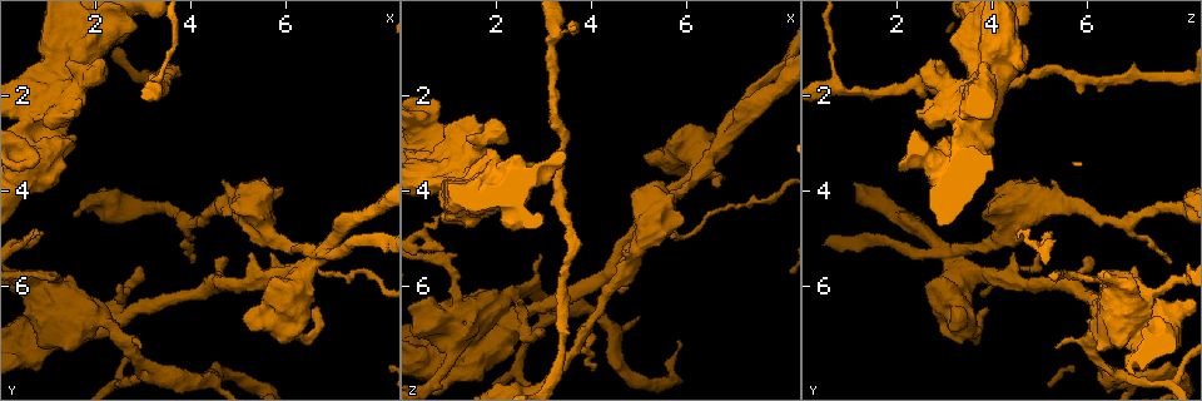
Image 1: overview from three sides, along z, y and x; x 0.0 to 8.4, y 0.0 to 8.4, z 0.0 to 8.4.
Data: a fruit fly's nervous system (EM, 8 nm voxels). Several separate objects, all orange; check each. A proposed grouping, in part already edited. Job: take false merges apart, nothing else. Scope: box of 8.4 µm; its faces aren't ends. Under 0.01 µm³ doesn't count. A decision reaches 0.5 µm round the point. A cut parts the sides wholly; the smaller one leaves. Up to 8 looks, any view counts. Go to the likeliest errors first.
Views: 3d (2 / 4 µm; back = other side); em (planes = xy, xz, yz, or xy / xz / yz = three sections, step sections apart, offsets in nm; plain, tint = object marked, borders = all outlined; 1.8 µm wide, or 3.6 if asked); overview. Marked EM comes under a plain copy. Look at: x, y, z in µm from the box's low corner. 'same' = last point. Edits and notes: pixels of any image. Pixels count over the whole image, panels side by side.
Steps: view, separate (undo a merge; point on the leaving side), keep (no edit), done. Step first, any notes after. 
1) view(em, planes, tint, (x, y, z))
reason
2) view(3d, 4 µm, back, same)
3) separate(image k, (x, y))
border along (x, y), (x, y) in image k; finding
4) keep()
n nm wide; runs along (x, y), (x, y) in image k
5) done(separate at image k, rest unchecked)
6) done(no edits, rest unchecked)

view(em, xy, step 8, tint, (6.75, 5.30, 2.95))
three-way junction

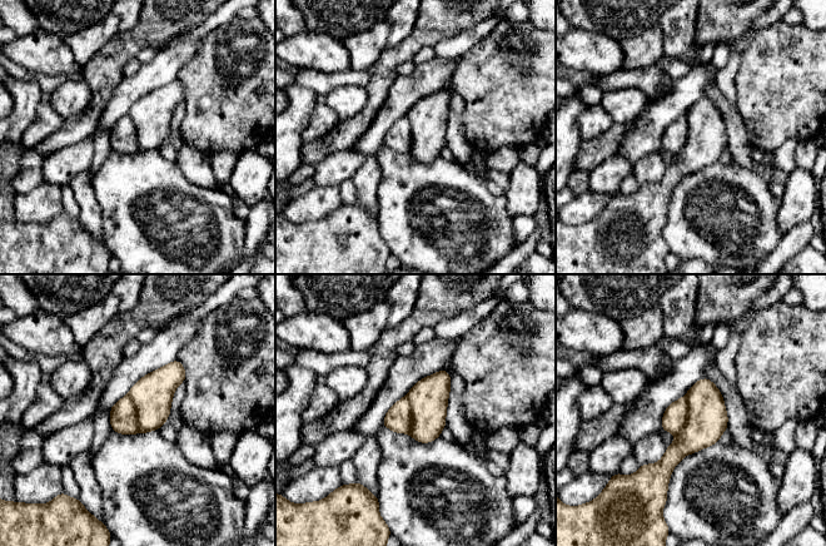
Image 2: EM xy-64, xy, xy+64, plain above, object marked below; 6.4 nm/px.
view(em, planes, tint, same)
cut it another way

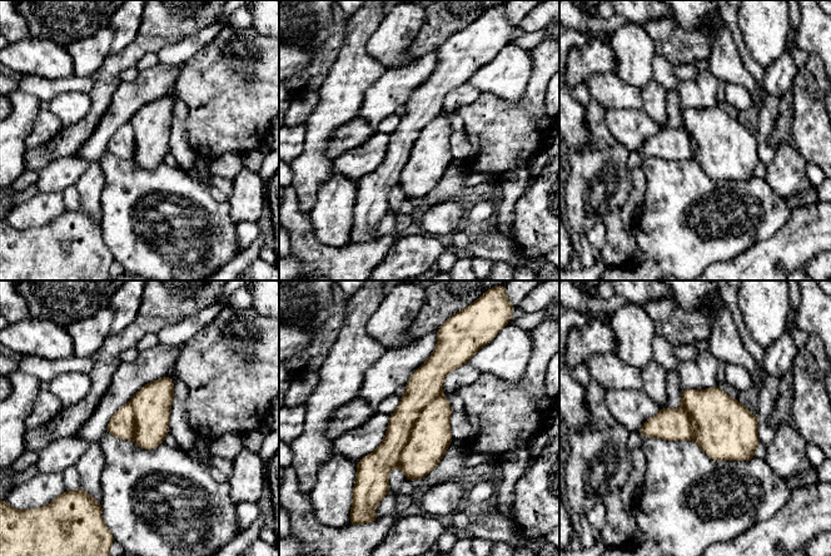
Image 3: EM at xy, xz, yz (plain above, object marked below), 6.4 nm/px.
separate(image 3, (419, 391))
border along (441, 395), (421, 411), (398, 465) in image 3; two cells meet here

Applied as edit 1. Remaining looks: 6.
view(3d, 2 µm, (2.90, 7.55, 6.15))
thick turns thin

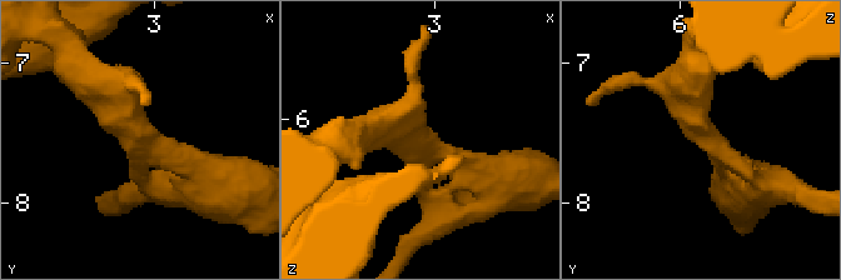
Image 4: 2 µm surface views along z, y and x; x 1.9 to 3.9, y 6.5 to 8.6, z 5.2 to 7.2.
view(em, 3.6 µm, xz, step 4, tint, (2.94, 7.56, 6.22))
3 arms; arms of 190, 240, 360 nm

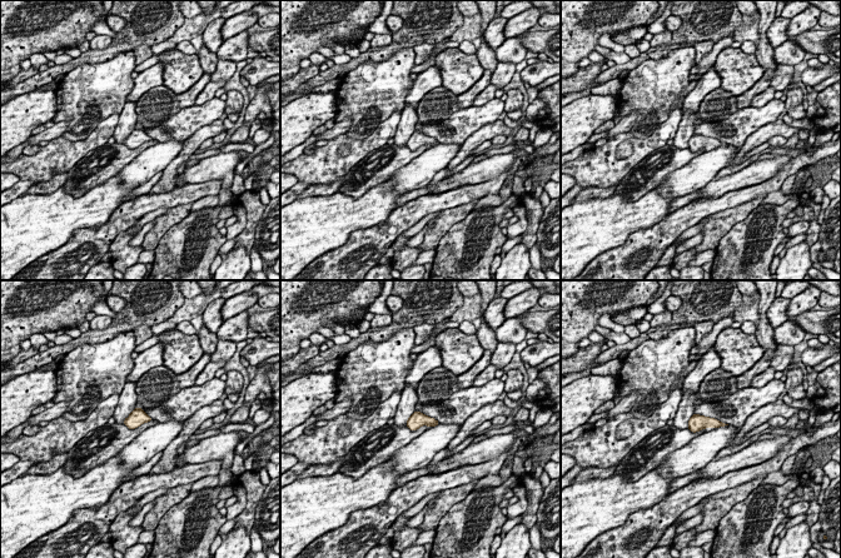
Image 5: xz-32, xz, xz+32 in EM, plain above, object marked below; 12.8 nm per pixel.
view(em, 3.6 µm, planes, tint, same)

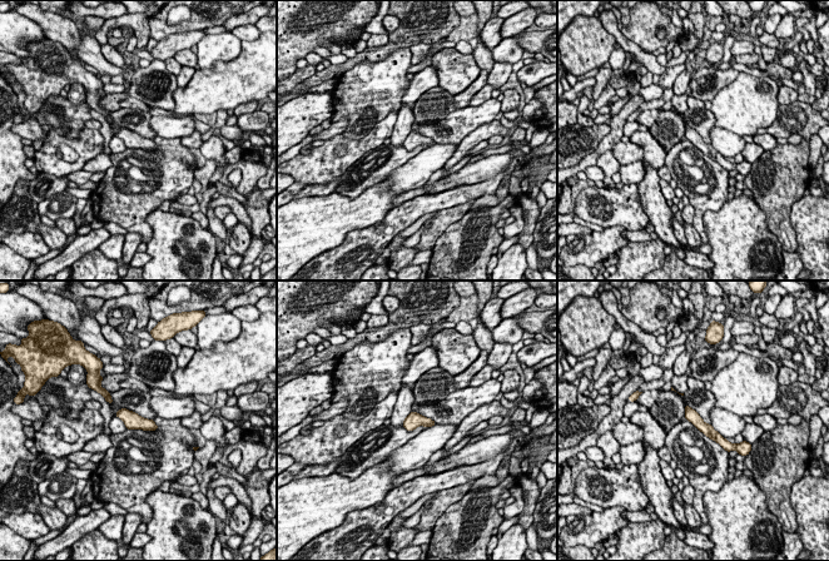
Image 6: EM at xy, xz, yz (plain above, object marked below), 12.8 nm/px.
keep()
runs along (688, 412), (725, 443) in image 6; one cell here

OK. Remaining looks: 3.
view(3d, 4 µm, (0.60, 3.55, 2.90))
abrupt turn

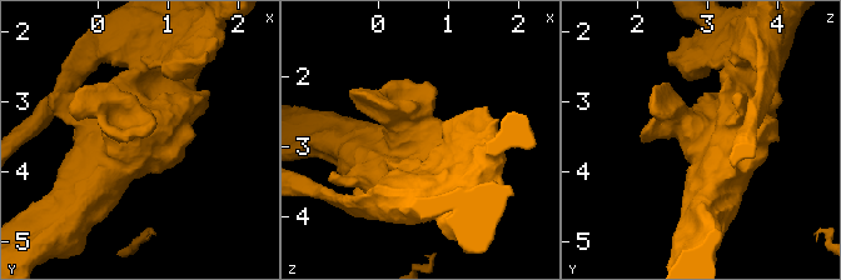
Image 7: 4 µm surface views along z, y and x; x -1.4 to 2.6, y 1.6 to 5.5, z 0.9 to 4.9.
view(em, 3.6 µm, planes, borders, (0.55, 3.50, 2.90))

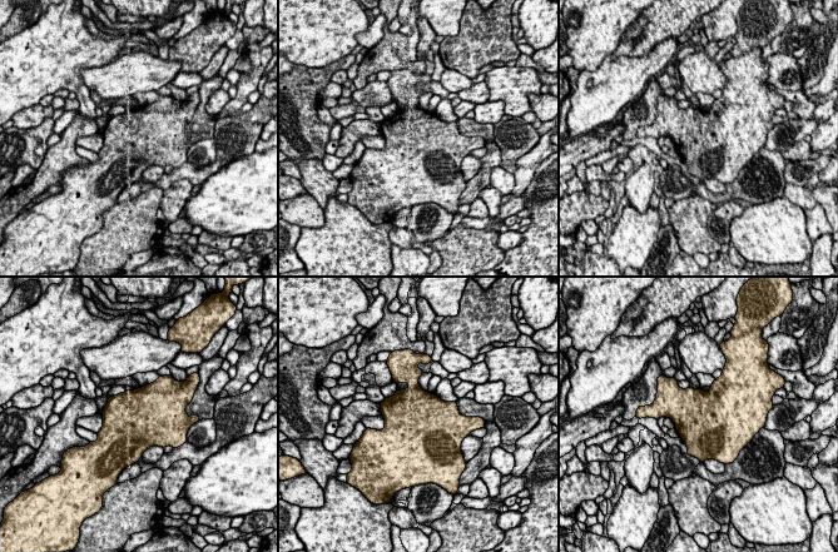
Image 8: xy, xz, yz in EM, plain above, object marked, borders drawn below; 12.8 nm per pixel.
keep()
continuous, no second cell

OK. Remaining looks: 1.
done(separate at image 3, rest unchecked)

